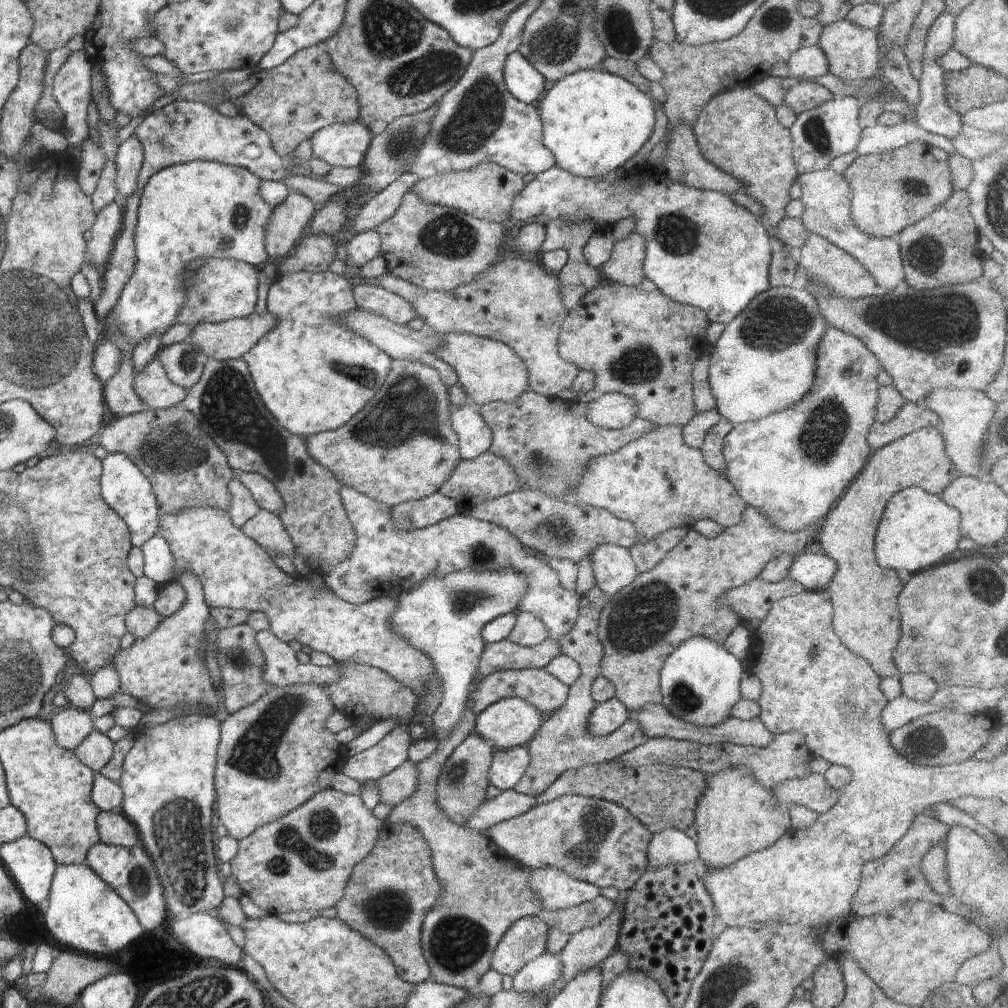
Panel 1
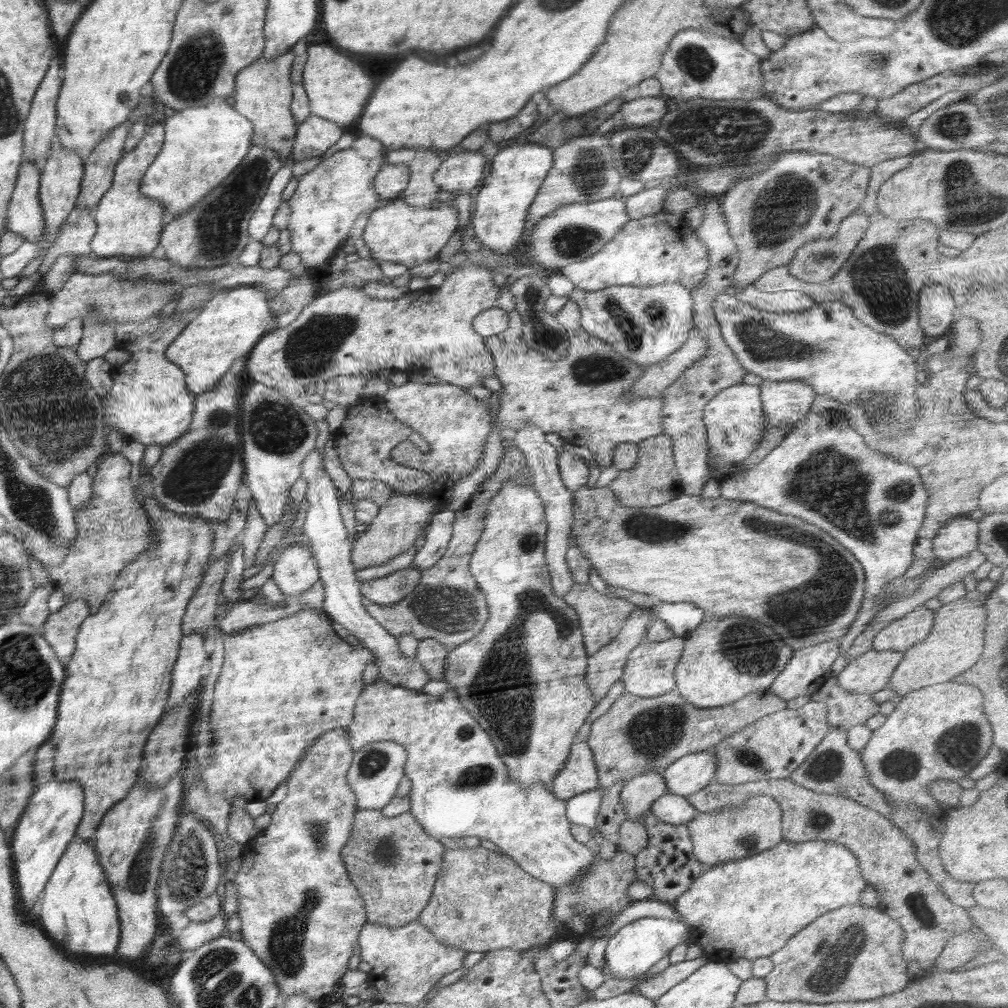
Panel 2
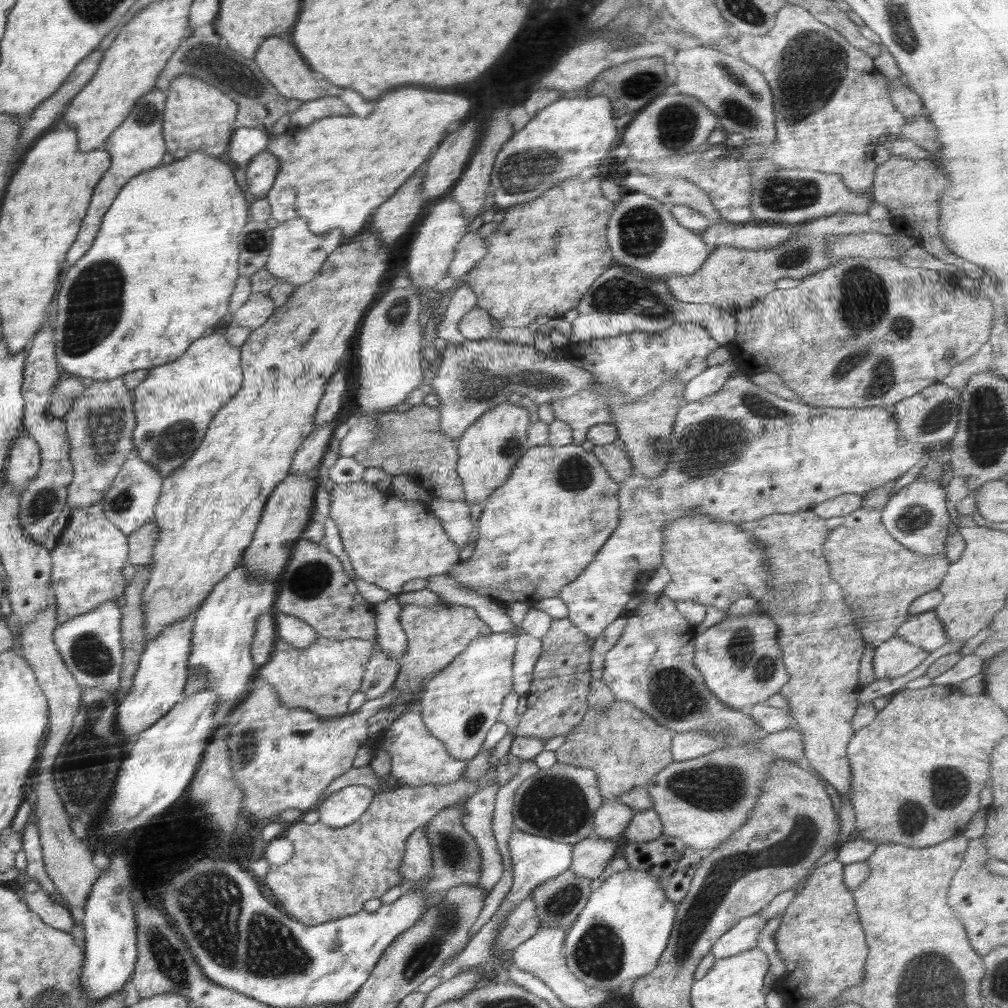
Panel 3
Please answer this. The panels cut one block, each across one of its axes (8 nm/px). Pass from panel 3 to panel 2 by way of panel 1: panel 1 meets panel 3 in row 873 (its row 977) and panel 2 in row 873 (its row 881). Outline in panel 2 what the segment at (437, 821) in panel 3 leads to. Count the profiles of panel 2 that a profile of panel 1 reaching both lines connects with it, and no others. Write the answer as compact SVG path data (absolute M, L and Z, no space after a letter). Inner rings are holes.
M478 846L478 848L447 849L441 859L442 870L434 883L428 904L419 914L418 921L442 944L470 953L488 953L504 948L523 951L536 945L548 945L555 939L558 926L552 918L554 887L523 871L513 858Z

